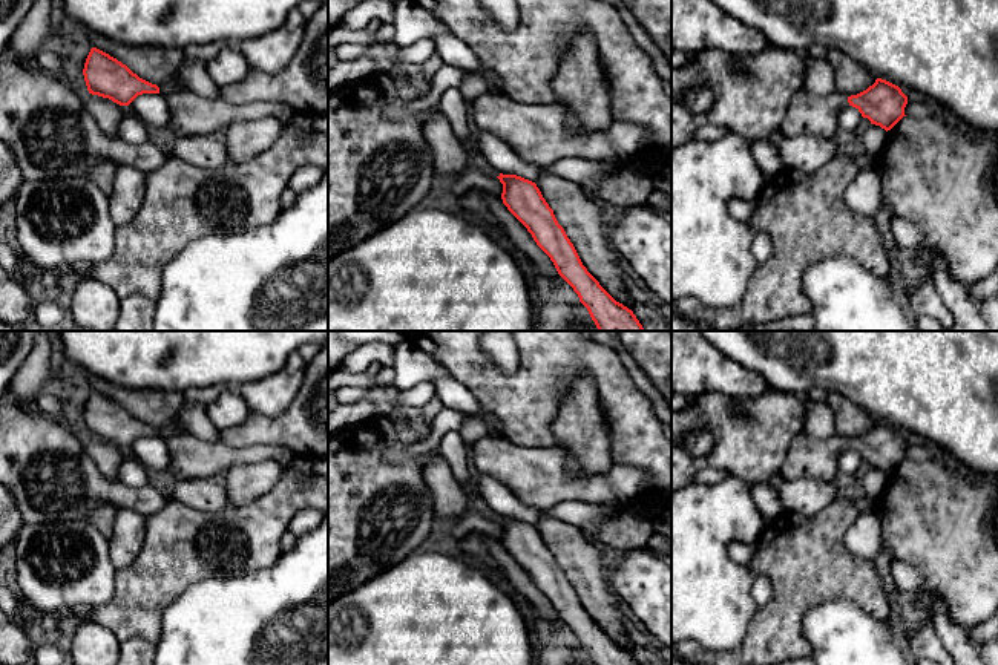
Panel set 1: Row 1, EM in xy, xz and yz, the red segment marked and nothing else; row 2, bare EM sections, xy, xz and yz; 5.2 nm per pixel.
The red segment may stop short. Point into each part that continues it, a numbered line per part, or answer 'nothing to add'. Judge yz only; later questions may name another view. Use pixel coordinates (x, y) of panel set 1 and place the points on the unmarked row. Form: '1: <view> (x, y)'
1: yz (807, 457)

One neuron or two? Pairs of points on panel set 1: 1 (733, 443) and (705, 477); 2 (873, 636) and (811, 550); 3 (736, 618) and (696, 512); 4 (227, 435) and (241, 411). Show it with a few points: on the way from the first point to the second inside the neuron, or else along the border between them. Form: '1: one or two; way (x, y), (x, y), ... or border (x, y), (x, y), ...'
1: two; border (728, 474), (715, 468), (702, 468), (692, 480)
2: two; border (811, 609), (828, 601), (851, 599), (877, 619)
3: one; way (710, 592), (696, 578), (696, 538)
4: two; border (252, 412), (238, 425), (221, 431)

